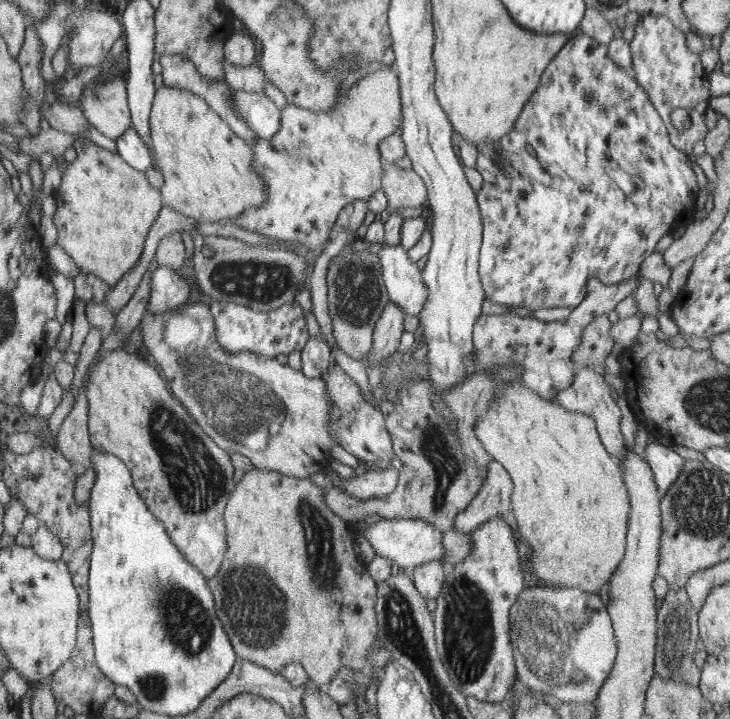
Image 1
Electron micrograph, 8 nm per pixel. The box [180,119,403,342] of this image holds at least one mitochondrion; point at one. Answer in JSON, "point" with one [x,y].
{"point":[262,282]}

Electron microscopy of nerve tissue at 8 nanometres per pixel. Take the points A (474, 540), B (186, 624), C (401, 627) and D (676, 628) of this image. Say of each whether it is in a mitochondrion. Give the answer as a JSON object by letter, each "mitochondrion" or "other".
{"A":"other","B":"mitochondrion","C":"mitochondrion","D":"mitochondrion"}

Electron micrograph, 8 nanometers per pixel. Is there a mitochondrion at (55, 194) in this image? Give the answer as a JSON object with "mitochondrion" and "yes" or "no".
{"mitochondrion":"no"}

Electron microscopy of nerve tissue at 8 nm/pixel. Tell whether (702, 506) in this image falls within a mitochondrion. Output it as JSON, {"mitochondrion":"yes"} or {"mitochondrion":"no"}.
{"mitochondrion":"yes"}

